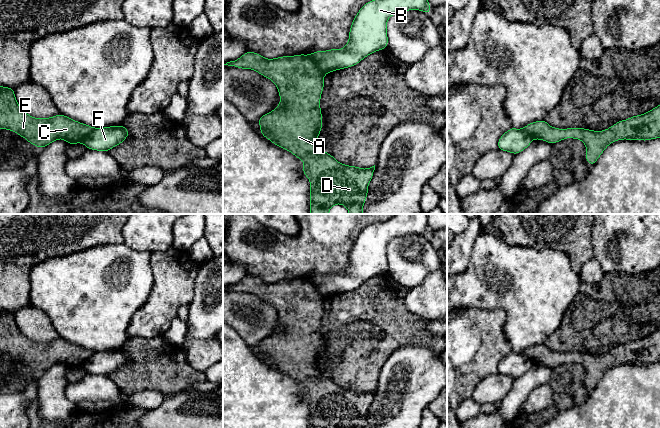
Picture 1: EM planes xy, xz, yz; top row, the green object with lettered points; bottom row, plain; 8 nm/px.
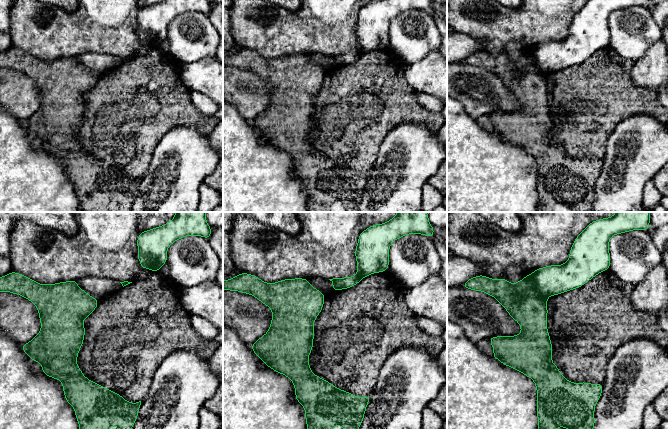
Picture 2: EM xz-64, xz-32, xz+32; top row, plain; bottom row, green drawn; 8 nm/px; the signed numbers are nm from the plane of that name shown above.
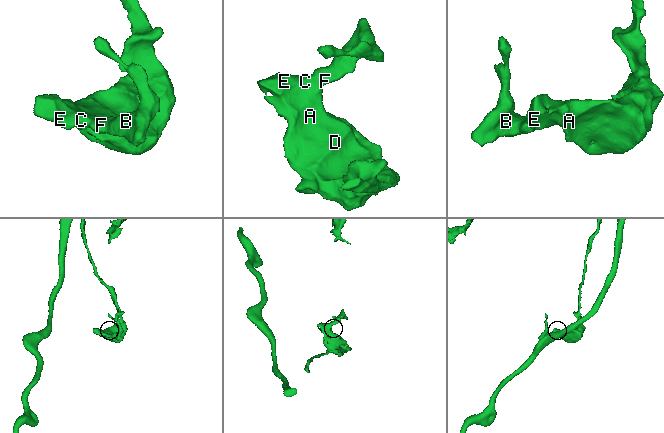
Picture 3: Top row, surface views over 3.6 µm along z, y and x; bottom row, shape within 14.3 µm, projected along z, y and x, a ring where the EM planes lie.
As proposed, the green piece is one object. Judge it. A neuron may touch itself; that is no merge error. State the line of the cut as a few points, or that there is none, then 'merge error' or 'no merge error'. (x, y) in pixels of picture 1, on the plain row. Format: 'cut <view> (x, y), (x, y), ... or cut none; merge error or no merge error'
cut xz (308, 279), (325, 297); merge error

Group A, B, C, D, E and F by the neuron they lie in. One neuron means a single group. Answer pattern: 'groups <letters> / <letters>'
groups A C D E / B F

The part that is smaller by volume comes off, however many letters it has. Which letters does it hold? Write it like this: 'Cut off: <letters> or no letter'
Cut off: B, F

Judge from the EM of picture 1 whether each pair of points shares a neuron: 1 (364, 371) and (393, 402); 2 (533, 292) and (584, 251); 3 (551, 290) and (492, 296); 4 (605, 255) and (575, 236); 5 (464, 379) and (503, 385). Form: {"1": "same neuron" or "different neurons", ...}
{"1": "different neurons", "2": "different neurons", "3": "same neuron", "4": "different neurons", "5": "different neurons"}

